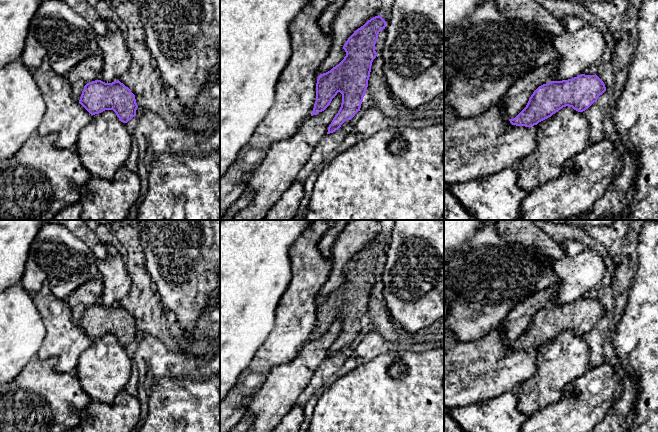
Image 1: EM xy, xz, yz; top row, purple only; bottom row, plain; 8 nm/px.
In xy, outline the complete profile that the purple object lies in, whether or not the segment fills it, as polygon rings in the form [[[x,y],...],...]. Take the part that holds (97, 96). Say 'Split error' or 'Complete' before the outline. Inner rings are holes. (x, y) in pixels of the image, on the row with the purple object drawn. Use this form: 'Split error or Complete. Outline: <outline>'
Complete. Outline: [[[101,80],[87,83],[79,103],[91,115],[113,110],[123,123],[135,117],[138,108],[135,95],[119,80],[112,83],[105,83]]]

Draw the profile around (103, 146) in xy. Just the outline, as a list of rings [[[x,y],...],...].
[[[105,110],[92,115],[91,122],[78,136],[75,151],[83,166],[91,176],[111,180],[116,172],[124,166],[134,143],[132,135],[127,131],[113,110]]]

